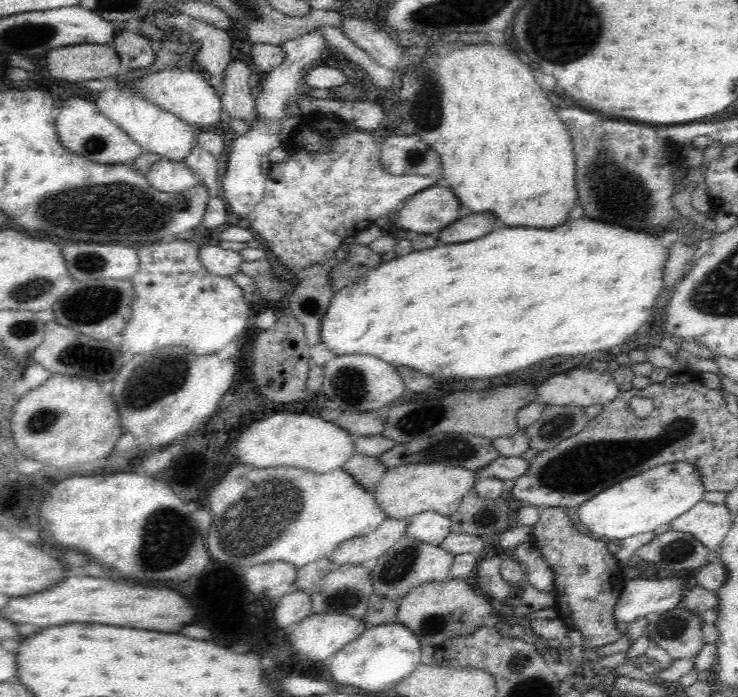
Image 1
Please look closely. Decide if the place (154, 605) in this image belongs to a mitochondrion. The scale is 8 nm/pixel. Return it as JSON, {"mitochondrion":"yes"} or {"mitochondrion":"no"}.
{"mitochondrion":"no"}

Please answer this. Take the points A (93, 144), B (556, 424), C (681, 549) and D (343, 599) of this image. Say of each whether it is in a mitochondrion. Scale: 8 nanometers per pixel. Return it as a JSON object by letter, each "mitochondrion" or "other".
{"A":"mitochondrion","B":"mitochondrion","C":"mitochondrion","D":"mitochondrion"}

